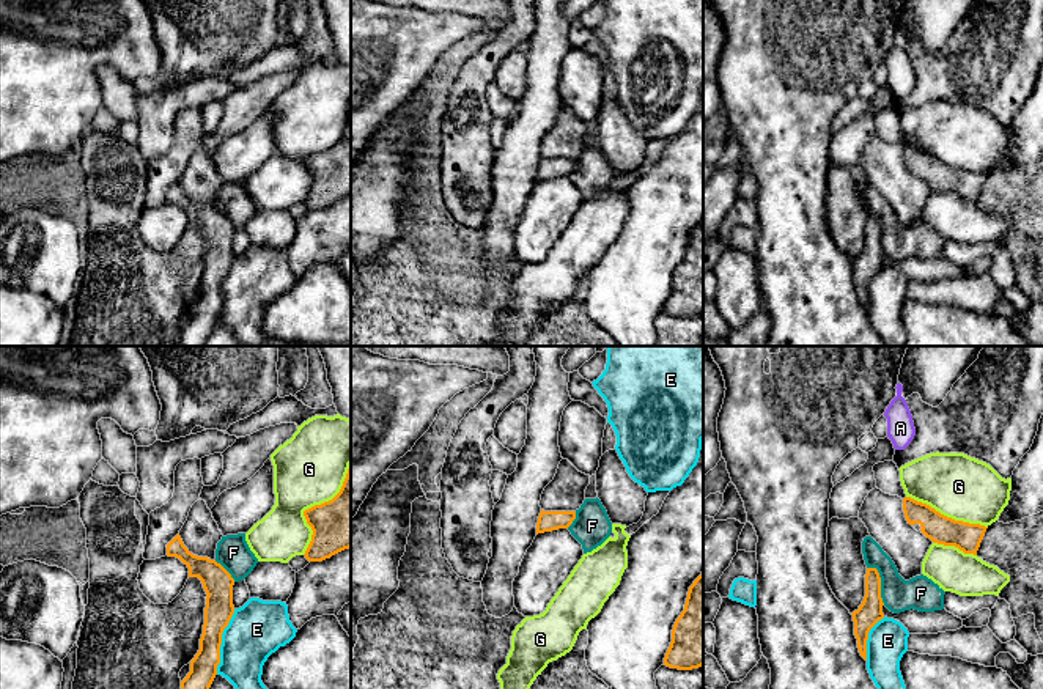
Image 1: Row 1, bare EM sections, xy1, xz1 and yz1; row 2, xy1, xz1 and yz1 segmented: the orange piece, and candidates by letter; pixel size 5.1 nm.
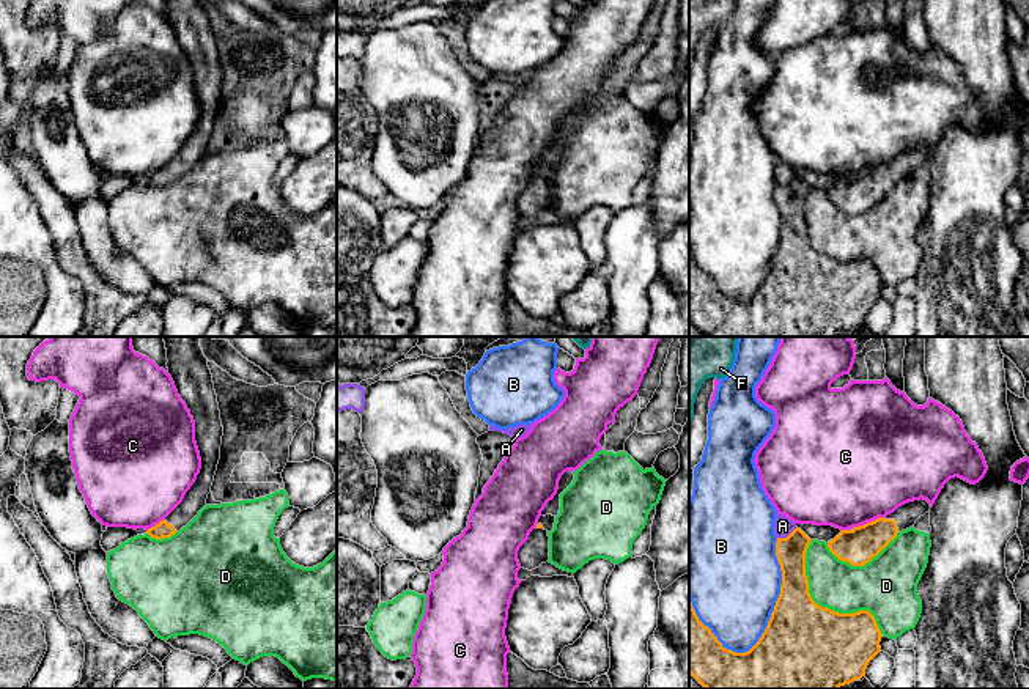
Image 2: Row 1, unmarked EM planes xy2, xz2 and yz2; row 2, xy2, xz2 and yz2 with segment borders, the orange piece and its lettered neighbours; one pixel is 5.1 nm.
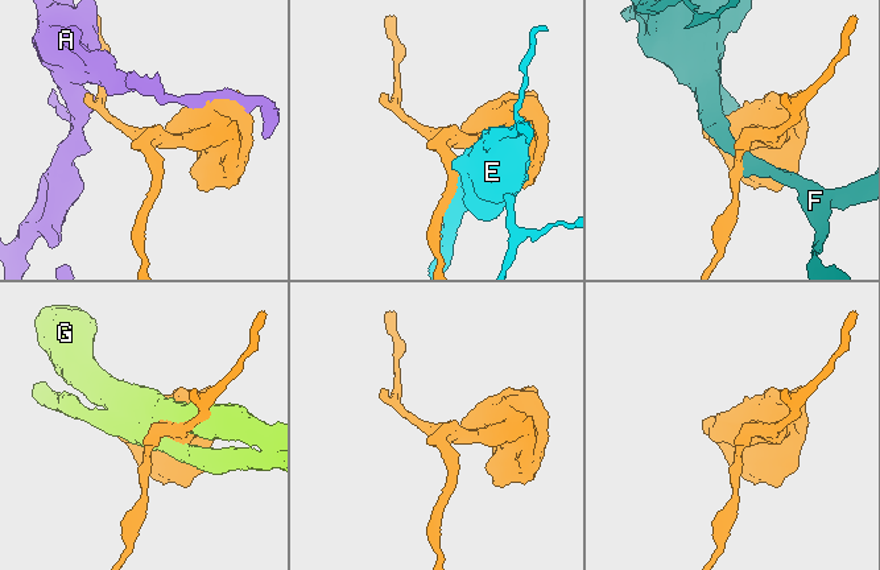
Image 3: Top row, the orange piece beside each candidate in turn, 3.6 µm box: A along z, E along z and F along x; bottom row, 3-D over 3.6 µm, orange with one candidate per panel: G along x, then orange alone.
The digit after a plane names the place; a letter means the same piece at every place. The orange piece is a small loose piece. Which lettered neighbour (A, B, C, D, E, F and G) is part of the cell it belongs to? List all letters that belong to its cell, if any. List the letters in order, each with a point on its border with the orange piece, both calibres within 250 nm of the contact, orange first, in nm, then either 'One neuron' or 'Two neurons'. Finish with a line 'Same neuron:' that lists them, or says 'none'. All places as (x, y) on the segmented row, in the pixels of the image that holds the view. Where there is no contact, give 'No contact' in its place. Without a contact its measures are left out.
A: Touches orange at yz2 (789, 535). Thickness 150 nm (orange) against 100 nm. Two neurons
B: Touches orange at yz2 (776, 604). Thickness 420 nm (orange) against 480 nm. Two neurons
C: Touches orange at yz2 (869, 523). Thickness 190 nm (orange) against 500 nm. Two neurons
D: Touches orange at yz2 (823, 607). Thickness 480 nm (orange) against 260 nm. Two neurons
E: Touches orange at xy1 (221, 642). Thickness 150 nm (orange) against 280 nm. Two neurons
F: Touches orange at yz1 (880, 582). Thickness 120 nm (orange) against 180 nm. Two neurons
G: Touches orange at xy1 (315, 505). Thickness 280 nm (orange) against 360 nm. Two neurons
Same neuron: none

